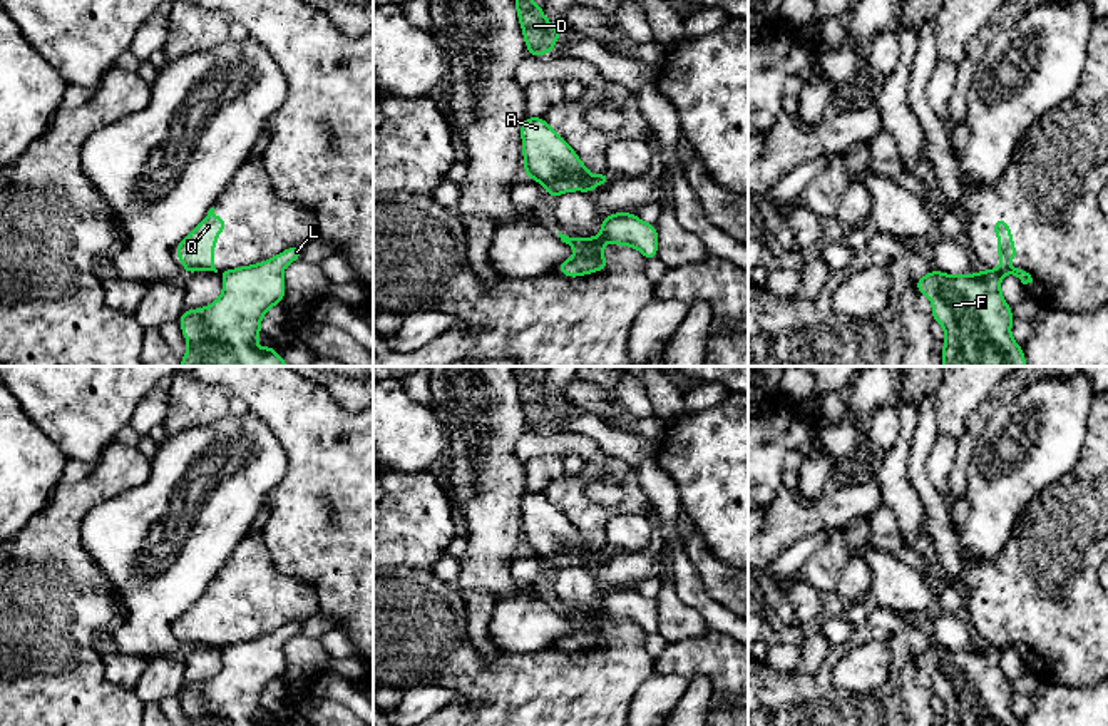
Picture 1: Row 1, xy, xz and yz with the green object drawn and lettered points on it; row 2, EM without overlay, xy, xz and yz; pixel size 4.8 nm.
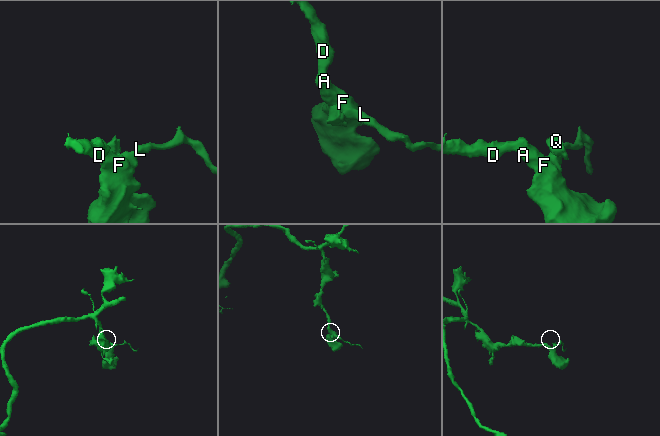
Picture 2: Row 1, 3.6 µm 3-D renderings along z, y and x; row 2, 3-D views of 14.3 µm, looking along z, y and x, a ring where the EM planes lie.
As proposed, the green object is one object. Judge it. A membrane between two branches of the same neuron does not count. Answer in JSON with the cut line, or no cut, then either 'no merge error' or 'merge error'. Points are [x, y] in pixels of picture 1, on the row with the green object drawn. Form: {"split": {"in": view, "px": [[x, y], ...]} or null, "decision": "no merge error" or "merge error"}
{"split": {"in": "yz", "px": [[988, 270], [995, 270], [1001, 276]]}, "decision": "merge error"}

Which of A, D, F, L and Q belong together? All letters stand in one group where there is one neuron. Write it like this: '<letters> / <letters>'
A D F L / Q

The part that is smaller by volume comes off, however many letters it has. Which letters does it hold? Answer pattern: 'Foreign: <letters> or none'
Foreign: Q

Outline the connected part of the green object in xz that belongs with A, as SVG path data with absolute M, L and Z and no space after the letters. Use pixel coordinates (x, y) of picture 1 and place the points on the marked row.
M526 117L521 124L526 177L537 181L549 197L562 192L587 192L592 196L611 176L591 172L574 149L547 125L544 117Z

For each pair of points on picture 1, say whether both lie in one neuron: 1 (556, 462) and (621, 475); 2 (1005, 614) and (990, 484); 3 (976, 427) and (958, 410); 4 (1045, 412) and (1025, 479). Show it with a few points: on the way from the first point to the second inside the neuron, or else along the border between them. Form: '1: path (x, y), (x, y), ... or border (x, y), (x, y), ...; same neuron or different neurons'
1: border (566, 472), (543, 490); different neurons
2: border (1016, 519), (1008, 541), (993, 559), (963, 559); different neurons
3: border (993, 390), (968, 417), (966, 430), (958, 439); different neurons
4: path (1043, 429), (1028, 445), (1025, 462); same neuron

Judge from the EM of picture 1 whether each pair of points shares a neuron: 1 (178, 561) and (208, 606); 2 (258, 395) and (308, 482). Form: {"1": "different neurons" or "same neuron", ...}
{"1": "different neurons", "2": "same neuron"}

